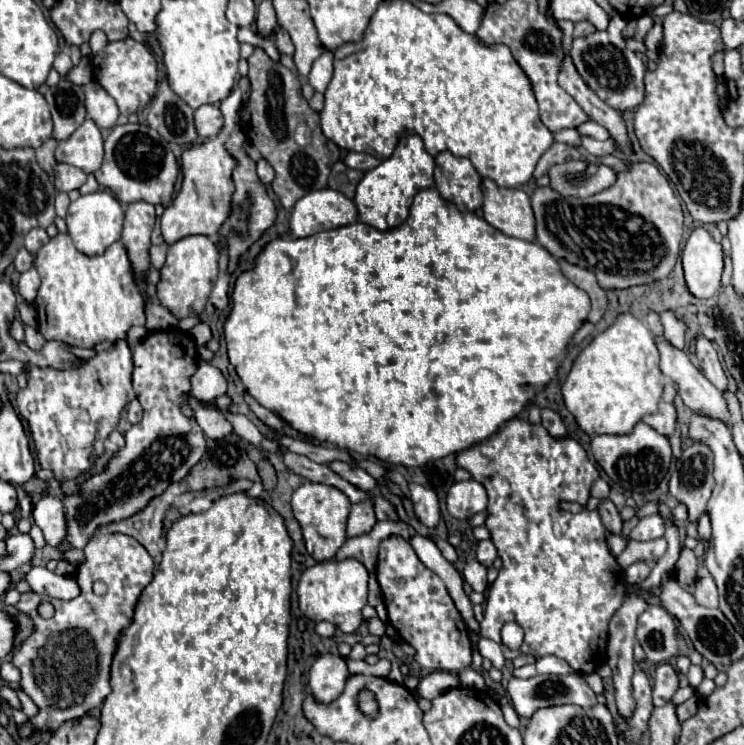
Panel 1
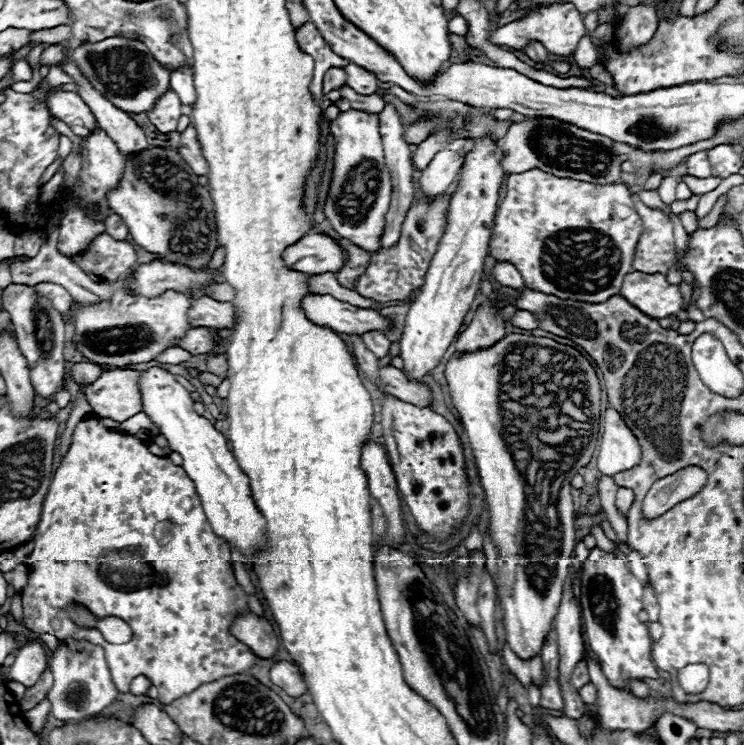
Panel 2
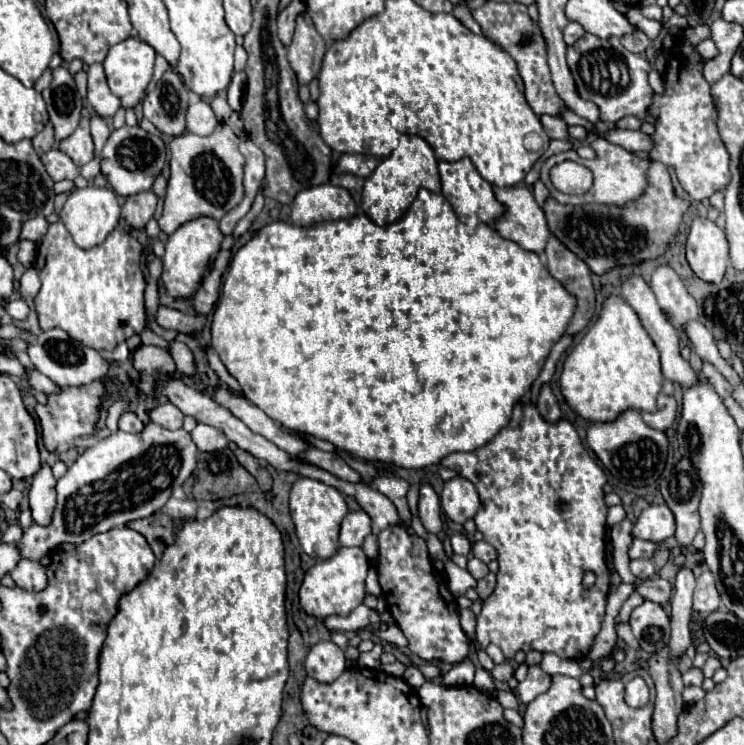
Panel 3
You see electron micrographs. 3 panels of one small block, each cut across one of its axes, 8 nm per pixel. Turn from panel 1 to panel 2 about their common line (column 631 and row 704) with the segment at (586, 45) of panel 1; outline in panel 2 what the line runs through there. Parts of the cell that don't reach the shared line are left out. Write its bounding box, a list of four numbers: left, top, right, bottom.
[46,640,118,720]

